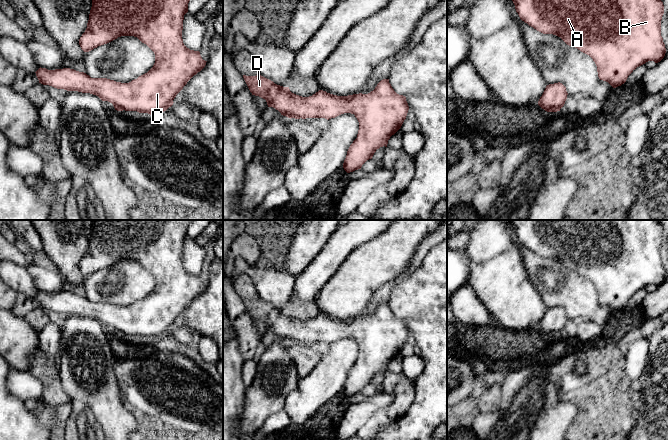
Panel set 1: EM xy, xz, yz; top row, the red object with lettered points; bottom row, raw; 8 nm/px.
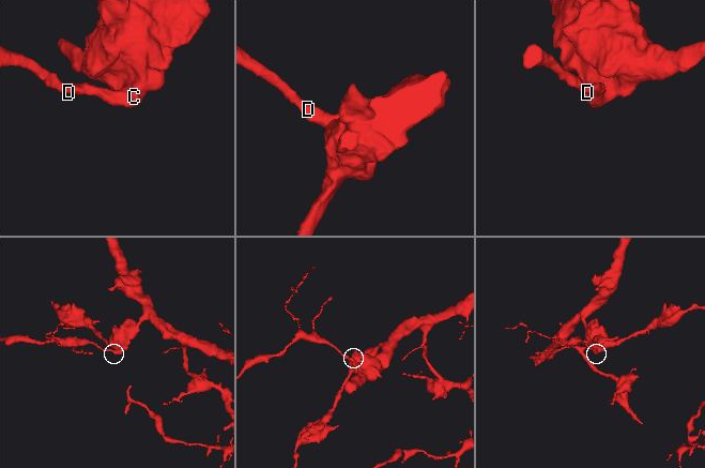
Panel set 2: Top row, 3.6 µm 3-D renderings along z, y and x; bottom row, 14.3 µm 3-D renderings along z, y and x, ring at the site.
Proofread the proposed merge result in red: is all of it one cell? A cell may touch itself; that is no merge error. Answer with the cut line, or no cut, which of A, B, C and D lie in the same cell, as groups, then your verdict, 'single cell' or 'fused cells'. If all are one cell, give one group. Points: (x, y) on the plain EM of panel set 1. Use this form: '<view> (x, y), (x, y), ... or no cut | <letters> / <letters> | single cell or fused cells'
no cut | A B C D | single cell

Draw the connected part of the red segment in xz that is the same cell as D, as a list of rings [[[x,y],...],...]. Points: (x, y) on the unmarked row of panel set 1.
[[[243,299],[243,302],[252,319],[265,323],[268,331],[275,332],[281,339],[290,343],[325,342],[329,344],[344,337],[354,338],[359,346],[359,354],[343,387],[343,392],[347,397],[361,393],[367,384],[372,383],[377,373],[383,370],[387,371],[388,364],[401,352],[409,334],[406,321],[394,315],[389,303],[381,304],[368,318],[337,320],[319,314],[312,320],[302,321],[292,317],[289,311],[277,309],[261,299]]]

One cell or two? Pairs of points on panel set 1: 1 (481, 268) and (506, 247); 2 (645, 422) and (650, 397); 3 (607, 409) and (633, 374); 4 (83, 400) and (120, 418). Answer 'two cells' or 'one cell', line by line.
1: one cell
2: one cell
3: two cells
4: one cell

